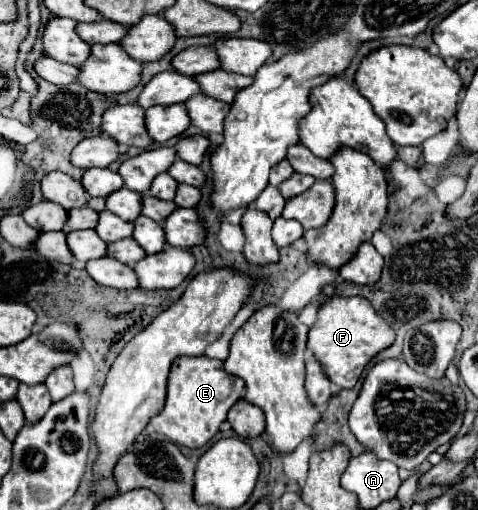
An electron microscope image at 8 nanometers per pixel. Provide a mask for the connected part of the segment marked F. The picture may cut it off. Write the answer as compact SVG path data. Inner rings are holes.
M333 296L321 306L317 322L309 330L307 348L319 358L323 370L327 372L333 384L341 388L353 388L361 378L365 366L393 342L395 342L395 330L385 322L385 318L381 318L373 310L373 306L365 298Z

